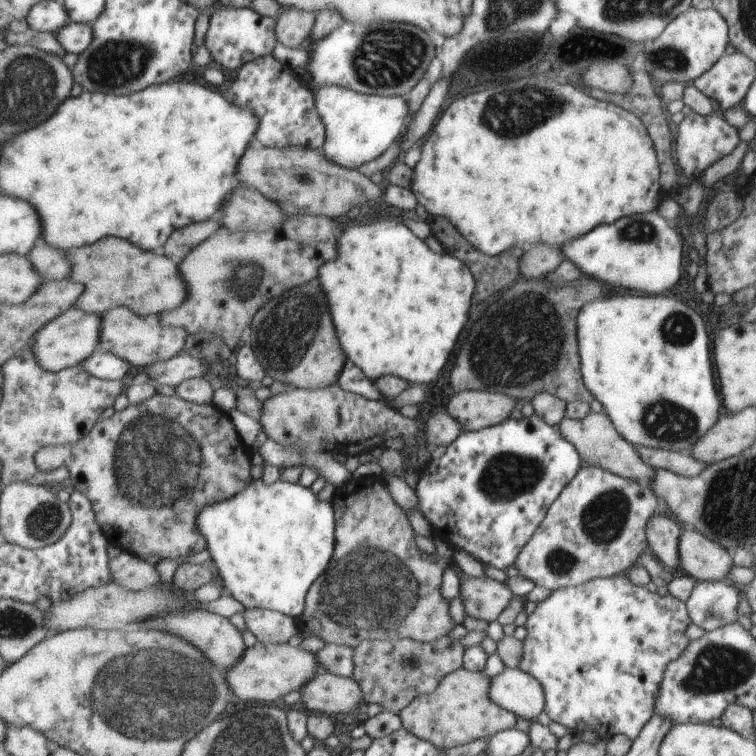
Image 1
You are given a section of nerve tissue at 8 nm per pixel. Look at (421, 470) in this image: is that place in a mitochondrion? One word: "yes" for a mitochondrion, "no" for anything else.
no

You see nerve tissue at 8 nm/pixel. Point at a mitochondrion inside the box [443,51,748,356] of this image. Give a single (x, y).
(532, 110)

